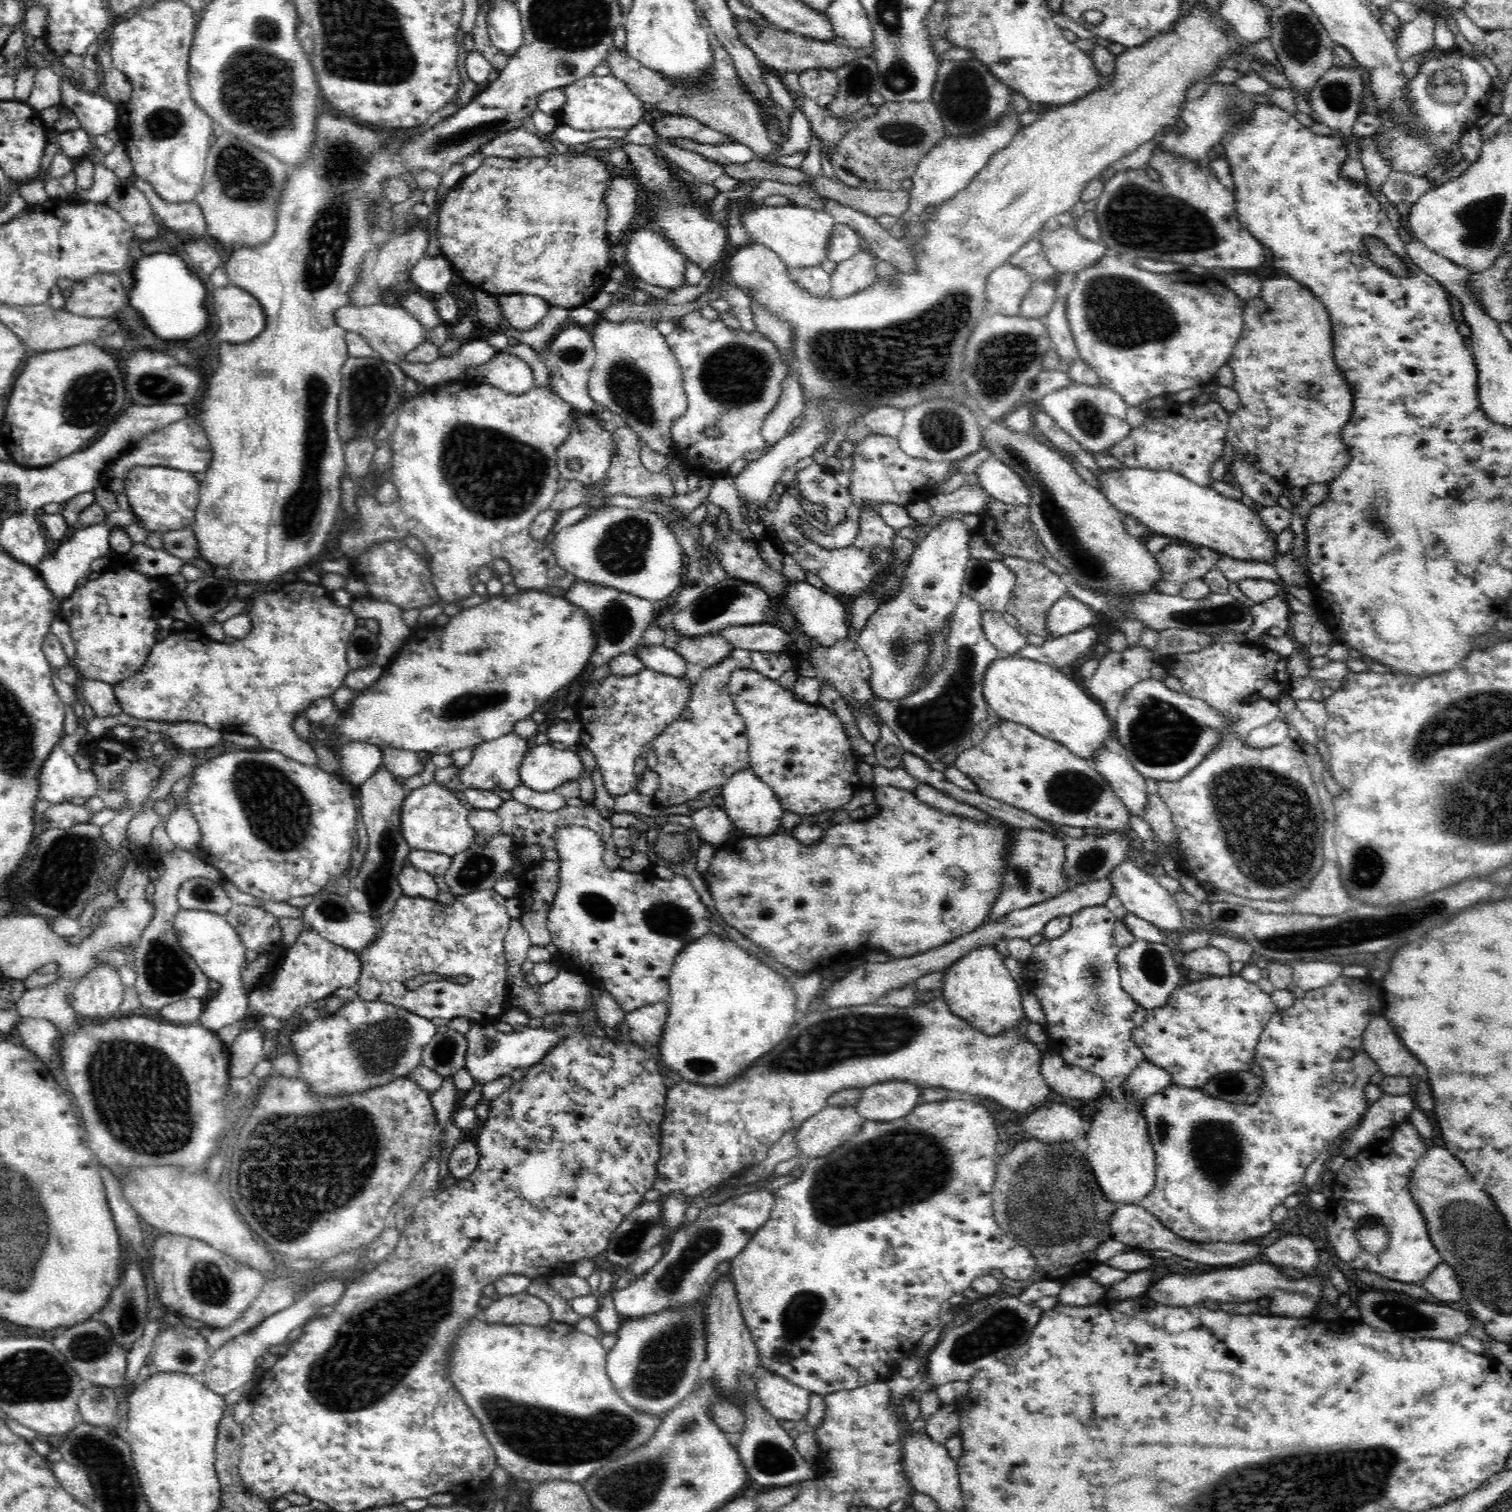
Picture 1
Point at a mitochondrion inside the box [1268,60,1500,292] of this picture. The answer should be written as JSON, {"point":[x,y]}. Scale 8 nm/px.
{"point":[1445,86]}

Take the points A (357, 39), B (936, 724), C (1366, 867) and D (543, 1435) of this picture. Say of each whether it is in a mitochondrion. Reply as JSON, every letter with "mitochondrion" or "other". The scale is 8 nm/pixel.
{"A":"mitochondrion","B":"mitochondrion","C":"mitochondrion","D":"mitochondrion"}

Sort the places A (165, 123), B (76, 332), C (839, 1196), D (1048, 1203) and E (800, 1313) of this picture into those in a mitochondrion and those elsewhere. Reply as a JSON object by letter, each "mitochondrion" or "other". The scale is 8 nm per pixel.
{"A":"mitochondrion","B":"other","C":"mitochondrion","D":"mitochondrion","E":"mitochondrion"}

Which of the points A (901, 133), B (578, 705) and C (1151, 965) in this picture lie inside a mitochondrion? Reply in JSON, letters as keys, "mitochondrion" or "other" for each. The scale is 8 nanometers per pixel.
{"A":"mitochondrion","B":"other","C":"mitochondrion"}

